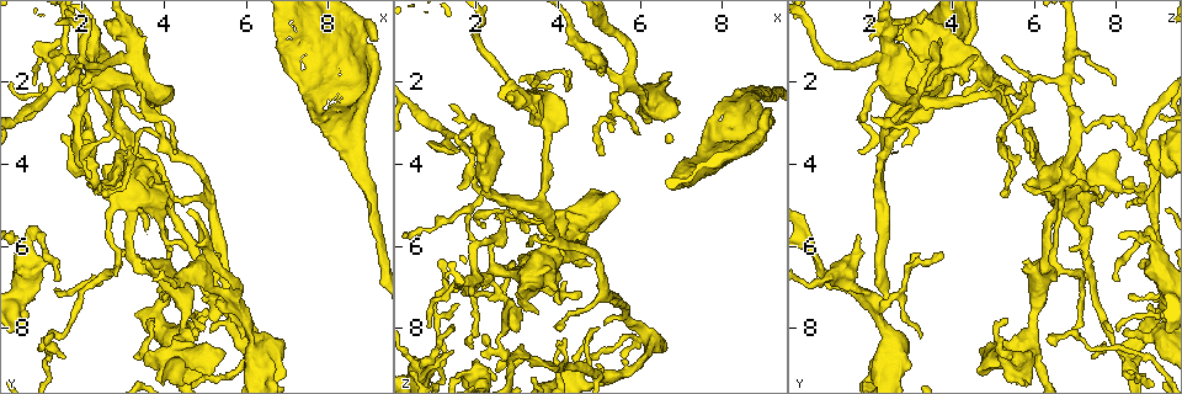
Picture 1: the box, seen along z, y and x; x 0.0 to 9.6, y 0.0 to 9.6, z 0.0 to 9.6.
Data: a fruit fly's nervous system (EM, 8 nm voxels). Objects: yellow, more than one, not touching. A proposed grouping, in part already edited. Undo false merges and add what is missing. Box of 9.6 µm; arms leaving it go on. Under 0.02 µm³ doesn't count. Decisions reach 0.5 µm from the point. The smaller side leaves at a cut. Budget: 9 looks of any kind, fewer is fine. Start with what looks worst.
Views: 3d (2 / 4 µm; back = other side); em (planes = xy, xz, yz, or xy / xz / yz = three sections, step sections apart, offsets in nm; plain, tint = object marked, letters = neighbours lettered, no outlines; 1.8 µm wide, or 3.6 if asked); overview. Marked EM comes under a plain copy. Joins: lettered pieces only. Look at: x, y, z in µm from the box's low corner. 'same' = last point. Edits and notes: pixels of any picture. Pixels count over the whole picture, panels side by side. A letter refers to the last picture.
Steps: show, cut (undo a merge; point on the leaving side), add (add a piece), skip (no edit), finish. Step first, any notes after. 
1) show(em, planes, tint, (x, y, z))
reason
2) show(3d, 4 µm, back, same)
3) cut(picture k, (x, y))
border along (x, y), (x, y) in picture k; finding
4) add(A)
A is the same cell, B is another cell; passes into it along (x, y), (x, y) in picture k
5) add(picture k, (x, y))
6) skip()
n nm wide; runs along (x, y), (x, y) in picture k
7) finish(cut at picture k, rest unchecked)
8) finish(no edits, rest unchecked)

show(3d, 4 µm, (2.00, 3.85, 8.90))
branch stops here

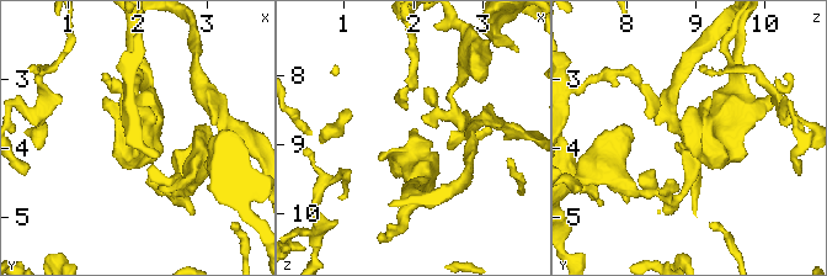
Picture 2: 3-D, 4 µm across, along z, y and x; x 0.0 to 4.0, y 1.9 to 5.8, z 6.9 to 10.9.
show(em, xz, step 8, letters, (1.95, 3.85, 8.90))
shape alone is not enough

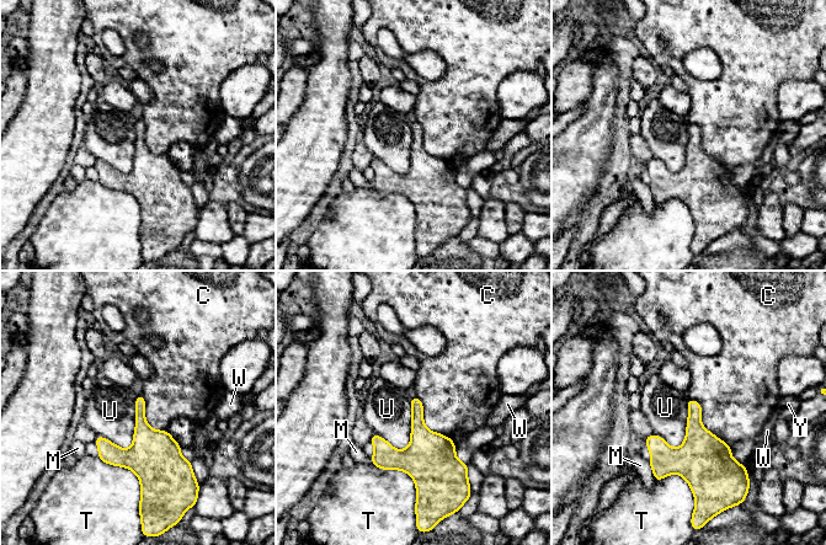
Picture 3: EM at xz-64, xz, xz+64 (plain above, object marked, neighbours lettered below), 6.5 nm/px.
skip()
C, M, T, U, W and Y are other cells; border along (137, 396), (133, 443), (97, 436) in picture 3; no lettered piece goes on from it

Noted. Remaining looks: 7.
show(3d, 2 µm, (8.20, 2.65, 3.20))
touches itself

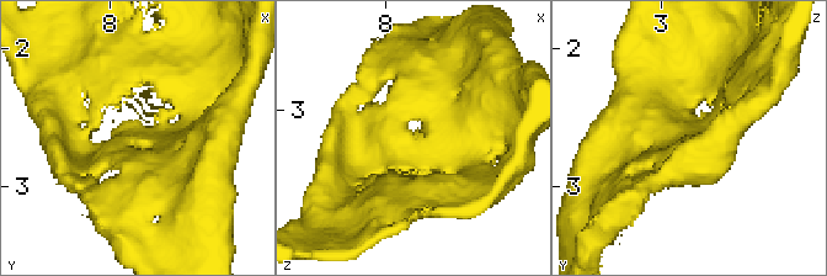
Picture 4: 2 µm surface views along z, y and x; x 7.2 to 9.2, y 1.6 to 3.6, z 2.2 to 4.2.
show(em, 3.6 µm, planes, tint, (8.14, 2.70, 3.18))

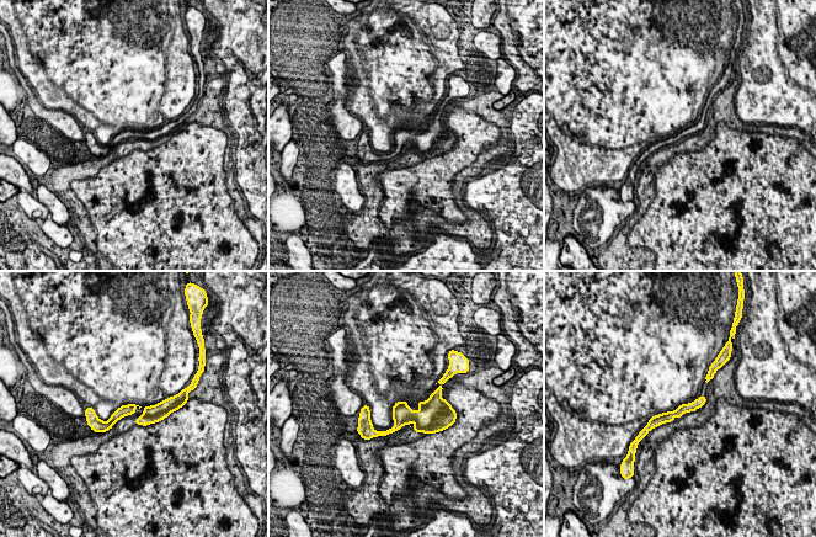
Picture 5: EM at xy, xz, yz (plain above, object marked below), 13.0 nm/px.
show(em, 3.6 µm, planes, letters, same)
what lies round it

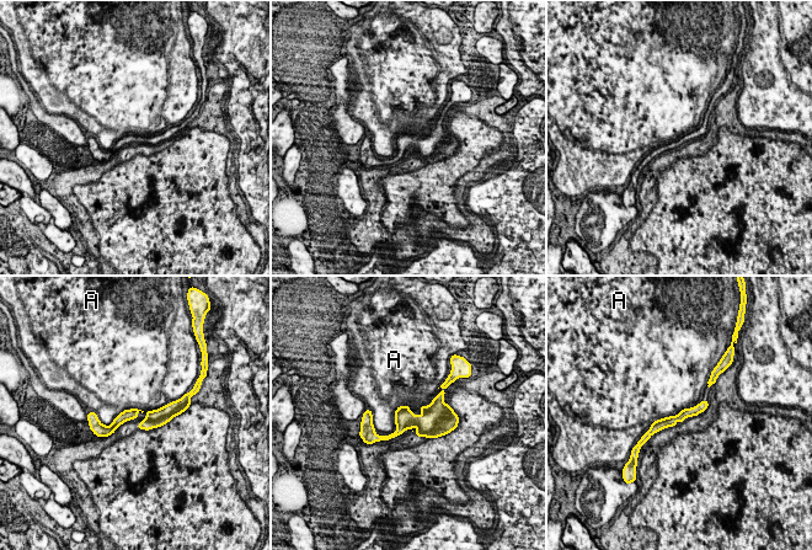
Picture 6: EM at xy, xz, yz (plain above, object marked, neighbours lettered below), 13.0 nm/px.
skip()
130 nm wide; A is another cell; runs along (169, 412), (135, 411), (101, 427) in picture 6; continuous, no second neuron

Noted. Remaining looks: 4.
show(3d, 2 µm, (2.05, 1.95, 5.90))
abrupt turn

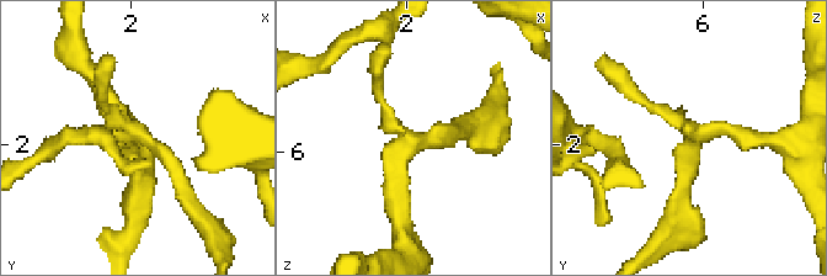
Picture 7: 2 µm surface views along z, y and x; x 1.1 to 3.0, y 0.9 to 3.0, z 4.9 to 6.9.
show(em, xy, step 16, letters, (2.08, 1.94, 5.92))

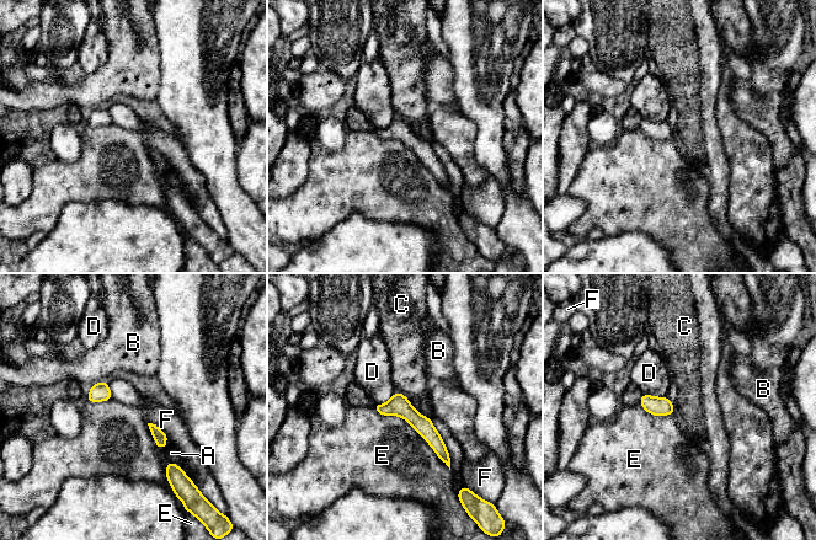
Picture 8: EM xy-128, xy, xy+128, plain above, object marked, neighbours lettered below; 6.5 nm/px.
skip()
A, B, C, D, E and F are other cells; runs along (378, 407), (404, 408), (447, 460) in picture 8; one neuron here

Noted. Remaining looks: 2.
finish(no edits, rest unchecked)

